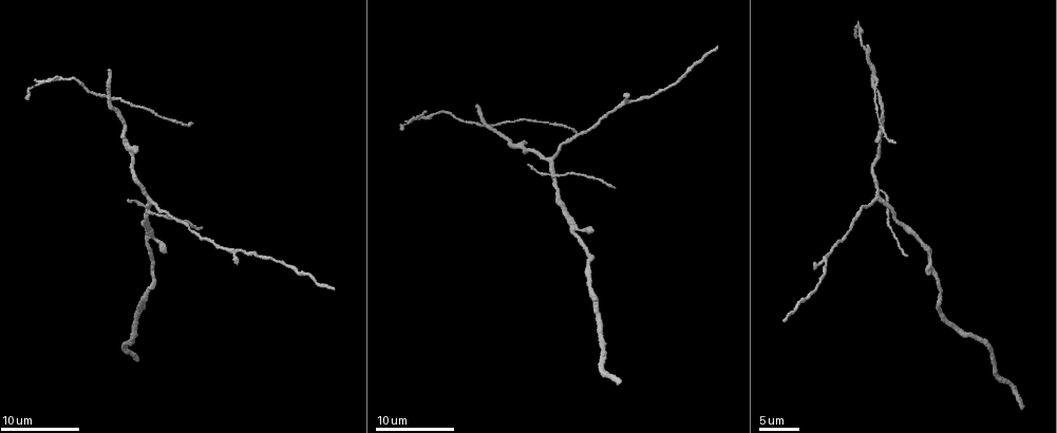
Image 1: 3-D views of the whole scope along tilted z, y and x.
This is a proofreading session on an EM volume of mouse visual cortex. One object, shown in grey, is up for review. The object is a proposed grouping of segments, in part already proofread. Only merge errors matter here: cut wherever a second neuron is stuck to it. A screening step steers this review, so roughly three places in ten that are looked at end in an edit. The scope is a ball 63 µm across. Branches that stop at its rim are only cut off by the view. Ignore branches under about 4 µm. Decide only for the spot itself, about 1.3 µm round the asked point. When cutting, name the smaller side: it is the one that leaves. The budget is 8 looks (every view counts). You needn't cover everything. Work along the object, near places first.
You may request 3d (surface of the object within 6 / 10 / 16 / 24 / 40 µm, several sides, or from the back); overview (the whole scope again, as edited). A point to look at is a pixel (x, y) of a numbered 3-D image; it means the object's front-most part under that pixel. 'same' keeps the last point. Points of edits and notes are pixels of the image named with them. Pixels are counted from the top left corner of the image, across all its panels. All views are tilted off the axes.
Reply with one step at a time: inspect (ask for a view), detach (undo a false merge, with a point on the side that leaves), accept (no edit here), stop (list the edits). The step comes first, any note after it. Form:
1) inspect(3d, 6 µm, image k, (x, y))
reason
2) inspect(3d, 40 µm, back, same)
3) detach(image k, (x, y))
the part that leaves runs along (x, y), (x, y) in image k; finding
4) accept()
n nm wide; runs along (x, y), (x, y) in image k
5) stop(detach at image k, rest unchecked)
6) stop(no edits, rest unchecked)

inspect(3d, 6 µm, image 1, (890, 208))
four or more arms meet

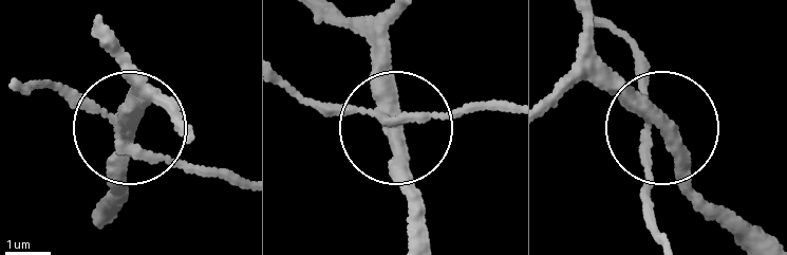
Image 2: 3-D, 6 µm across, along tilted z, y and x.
detach(image 2, (66, 88))
side arm 9 µm; 4 arms; two neurons meet here

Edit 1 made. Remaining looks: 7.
inspect(3d, 16 µm, image 1, (288, 264))
sudden change in width

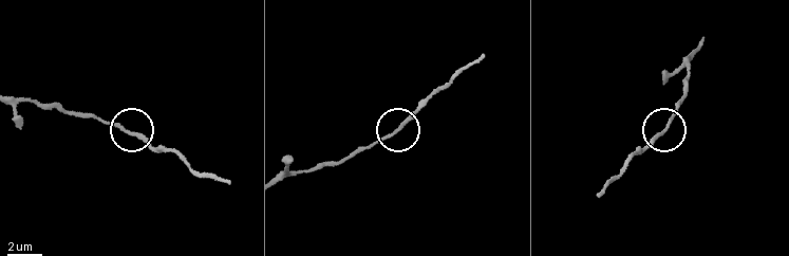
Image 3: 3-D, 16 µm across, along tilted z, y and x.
accept()
all the same neuron

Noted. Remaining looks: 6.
inspect(3d, 16 µm, image 1, (877, 150))
a narrow waist

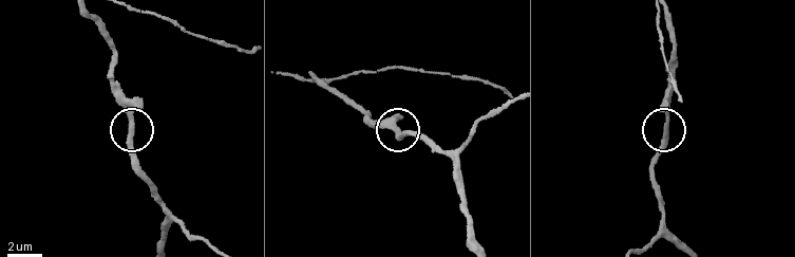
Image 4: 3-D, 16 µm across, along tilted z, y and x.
accept()
runs along (468, 212), (447, 152), (382, 121) in image 4; continuous, no second neuron

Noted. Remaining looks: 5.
inspect(3d, 10 µm, image 1, (875, 79))
small branch off a trunk

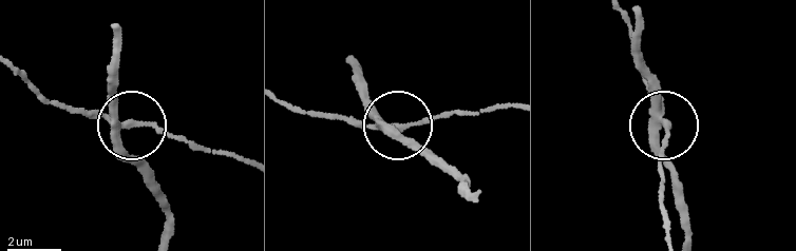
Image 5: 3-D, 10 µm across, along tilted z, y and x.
detach(image 5, (80, 111))
the part that leaves runs along (115, 122), (65, 110), (21, 75) in image 5; a second neuron is stuck on

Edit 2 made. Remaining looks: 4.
stop(detach at image 2, detach at image 5, rest unchecked)

